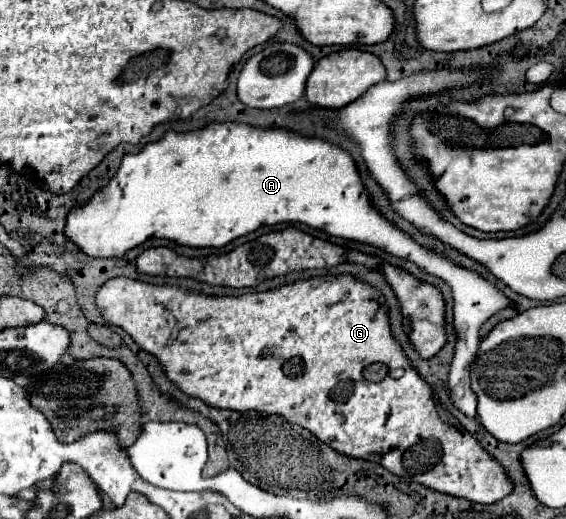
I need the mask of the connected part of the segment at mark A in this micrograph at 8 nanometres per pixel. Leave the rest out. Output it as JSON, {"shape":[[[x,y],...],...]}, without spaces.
{"shape":[[[211,124],[201,130],[177,134],[167,132],[159,142],[143,146],[137,154],[125,154],[119,170],[87,204],[73,208],[65,222],[65,238],[91,258],[119,258],[149,238],[165,238],[189,248],[223,248],[231,240],[255,232],[259,226],[275,226],[283,222],[301,222],[323,230],[329,236],[361,242],[385,250],[391,256],[417,264],[423,272],[441,278],[453,294],[453,328],[457,332],[453,360],[447,378],[451,402],[469,418],[475,416],[477,398],[469,388],[469,364],[479,348],[479,328],[497,310],[509,304],[507,298],[479,274],[455,266],[447,258],[433,254],[413,242],[411,236],[391,226],[369,202],[353,158],[319,138],[303,138],[289,130],[253,128],[249,124]]]}

